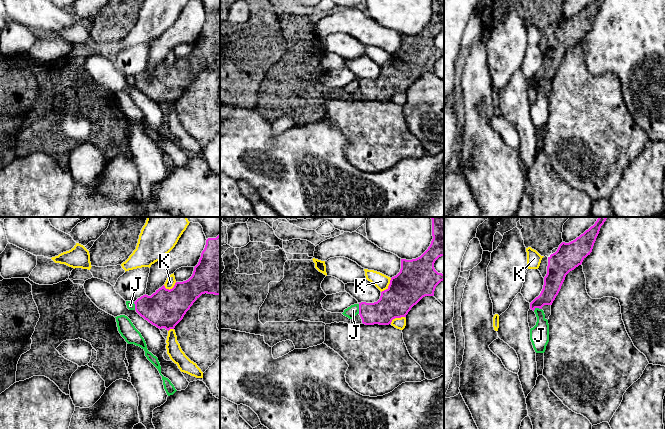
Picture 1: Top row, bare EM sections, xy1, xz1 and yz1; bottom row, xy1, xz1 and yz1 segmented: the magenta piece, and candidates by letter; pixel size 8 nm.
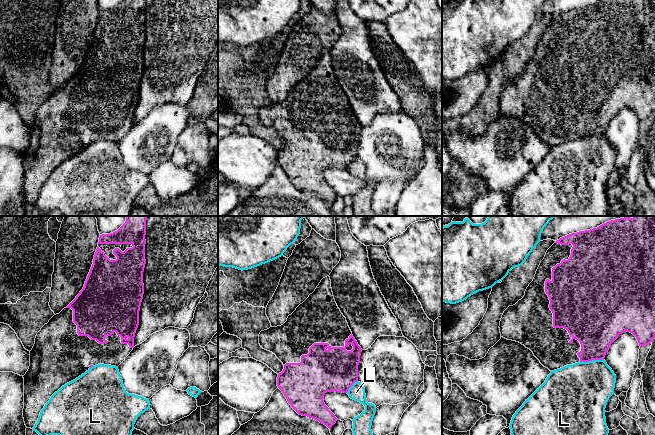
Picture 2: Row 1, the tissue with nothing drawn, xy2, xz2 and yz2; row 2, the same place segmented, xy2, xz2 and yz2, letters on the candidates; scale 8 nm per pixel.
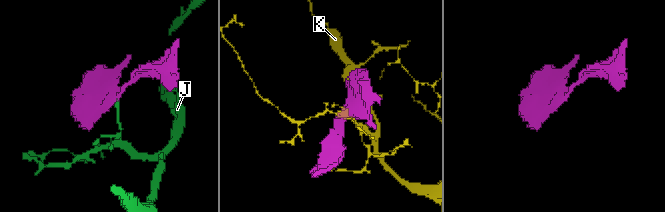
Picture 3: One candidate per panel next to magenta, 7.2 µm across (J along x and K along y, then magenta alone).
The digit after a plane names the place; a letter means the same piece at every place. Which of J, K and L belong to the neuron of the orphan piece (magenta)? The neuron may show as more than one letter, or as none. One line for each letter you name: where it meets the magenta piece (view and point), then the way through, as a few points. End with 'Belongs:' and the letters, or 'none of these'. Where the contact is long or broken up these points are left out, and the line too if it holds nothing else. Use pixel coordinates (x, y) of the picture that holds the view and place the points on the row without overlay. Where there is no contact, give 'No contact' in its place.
Belongs: none of these

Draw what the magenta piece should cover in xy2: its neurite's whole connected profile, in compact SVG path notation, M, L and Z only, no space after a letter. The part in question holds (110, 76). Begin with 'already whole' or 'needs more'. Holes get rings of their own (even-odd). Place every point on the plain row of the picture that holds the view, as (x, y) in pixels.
needs more | M123 0L113 9L100 11L93 40L83 65L37 109L35 120L30 127L30 142L23 152L23 194L27 204L33 205L45 180L62 162L75 156L92 142L104 140L118 143L133 126L144 70L145 11L146 0Z

